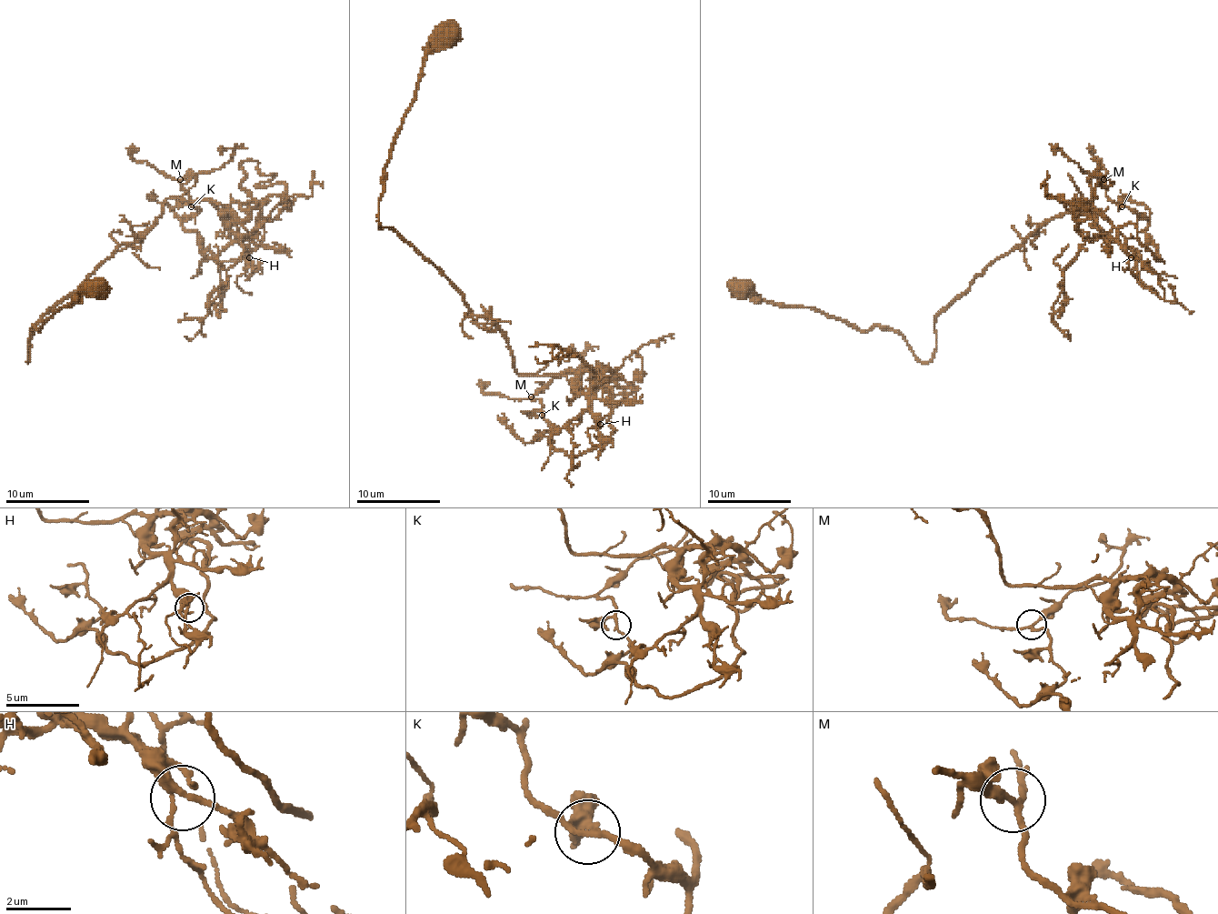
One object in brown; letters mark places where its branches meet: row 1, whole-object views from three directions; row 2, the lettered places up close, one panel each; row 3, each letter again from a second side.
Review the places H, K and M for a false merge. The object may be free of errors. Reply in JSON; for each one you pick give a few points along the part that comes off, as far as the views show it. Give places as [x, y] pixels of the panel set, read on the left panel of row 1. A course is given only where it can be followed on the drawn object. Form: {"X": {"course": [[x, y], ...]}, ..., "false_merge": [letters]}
{"K": {"course": [[191, 206], [186, 190], [144, 161], [130, 158], [124, 217], [120, 221]]}, "false_merge": ["K"]}

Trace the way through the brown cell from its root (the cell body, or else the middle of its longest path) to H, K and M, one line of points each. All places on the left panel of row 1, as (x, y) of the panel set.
H: (162, 213), (162, 205), (168, 198), (210, 200), (249, 257)
K: (162, 213), (168, 198), (214, 200), (243, 219), (254, 203), (264, 238), (218, 261), (183, 225), (191, 206)
M: (162, 213), (214, 200), (243, 219), (254, 203), (264, 238), (218, 261), (183, 225), (199, 211), (180, 179)

